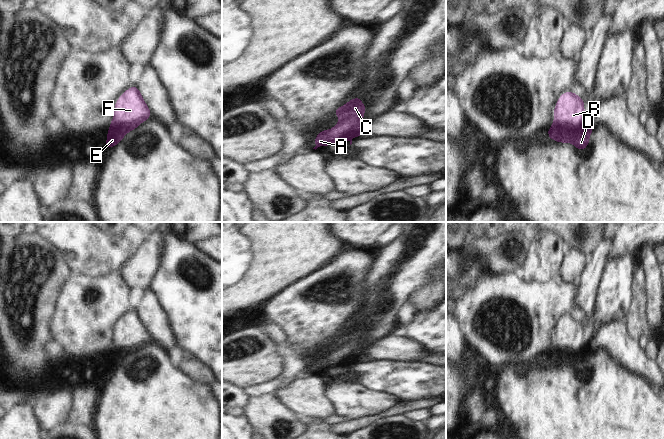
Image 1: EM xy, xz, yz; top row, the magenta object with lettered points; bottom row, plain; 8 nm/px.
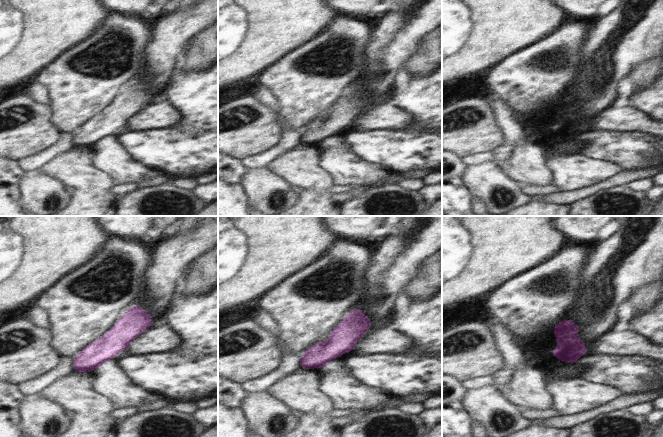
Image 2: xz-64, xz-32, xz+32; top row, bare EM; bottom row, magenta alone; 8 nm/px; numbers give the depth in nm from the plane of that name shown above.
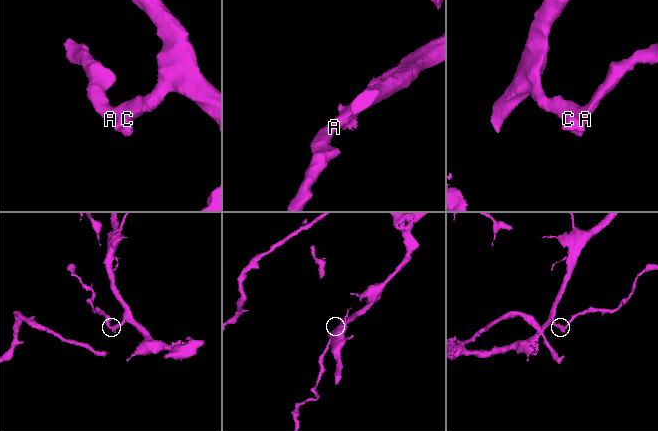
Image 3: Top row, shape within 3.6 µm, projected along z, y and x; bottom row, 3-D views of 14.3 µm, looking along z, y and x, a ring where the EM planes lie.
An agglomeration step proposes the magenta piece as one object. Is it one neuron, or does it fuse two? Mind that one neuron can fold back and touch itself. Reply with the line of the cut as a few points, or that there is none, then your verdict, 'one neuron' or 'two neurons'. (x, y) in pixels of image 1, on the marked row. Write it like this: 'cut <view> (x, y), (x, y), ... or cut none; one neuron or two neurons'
cut yz (554, 122), (569, 124), (579, 128), (587, 123); two neurons

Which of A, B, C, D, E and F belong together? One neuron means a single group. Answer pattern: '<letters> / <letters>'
A B C F / D E

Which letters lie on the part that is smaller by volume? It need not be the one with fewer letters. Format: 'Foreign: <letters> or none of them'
Foreign: D, E.

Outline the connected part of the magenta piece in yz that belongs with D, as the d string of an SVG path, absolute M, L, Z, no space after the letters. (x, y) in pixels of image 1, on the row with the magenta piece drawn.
M554 123L547 134L550 139L556 140L559 143L569 142L575 145L575 147L583 151L589 144L589 135L594 132L588 123L586 123L581 129L573 127L569 124L557 124Z

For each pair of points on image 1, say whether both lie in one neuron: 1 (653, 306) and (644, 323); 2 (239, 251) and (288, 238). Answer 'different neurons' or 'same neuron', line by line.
1: different neurons
2: different neurons

